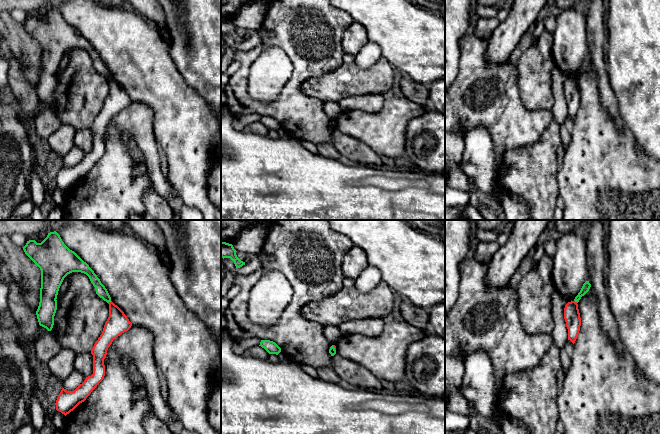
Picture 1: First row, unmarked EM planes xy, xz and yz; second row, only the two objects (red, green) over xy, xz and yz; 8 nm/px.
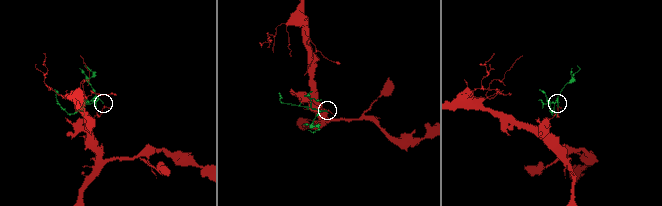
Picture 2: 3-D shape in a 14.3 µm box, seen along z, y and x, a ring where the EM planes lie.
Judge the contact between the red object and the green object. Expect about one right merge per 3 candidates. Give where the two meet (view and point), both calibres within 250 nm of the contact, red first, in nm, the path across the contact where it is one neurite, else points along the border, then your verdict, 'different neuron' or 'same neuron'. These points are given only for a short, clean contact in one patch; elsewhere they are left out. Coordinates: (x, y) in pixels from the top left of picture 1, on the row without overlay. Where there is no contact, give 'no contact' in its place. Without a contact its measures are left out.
meets red in xy at (109, 78); 180 nm thick on the red side, 90 nm on the other; border along xy (111, 77), (108, 79); different neuron

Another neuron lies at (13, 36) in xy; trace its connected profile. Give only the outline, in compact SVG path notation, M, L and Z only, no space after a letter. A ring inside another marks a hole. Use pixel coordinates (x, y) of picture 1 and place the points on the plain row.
M0 13L0 44L10 62L9 86L17 99L18 107L23 112L31 113L39 106L36 87L40 78L41 46L25 30L23 23L9 20L5 13Z

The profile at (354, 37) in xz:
M354 22L343 33L342 47L346 54L356 56L367 41L367 31L364 26Z

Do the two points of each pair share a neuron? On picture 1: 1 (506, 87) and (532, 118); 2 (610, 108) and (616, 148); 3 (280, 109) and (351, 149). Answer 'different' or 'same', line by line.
1: same
2: different
3: different

